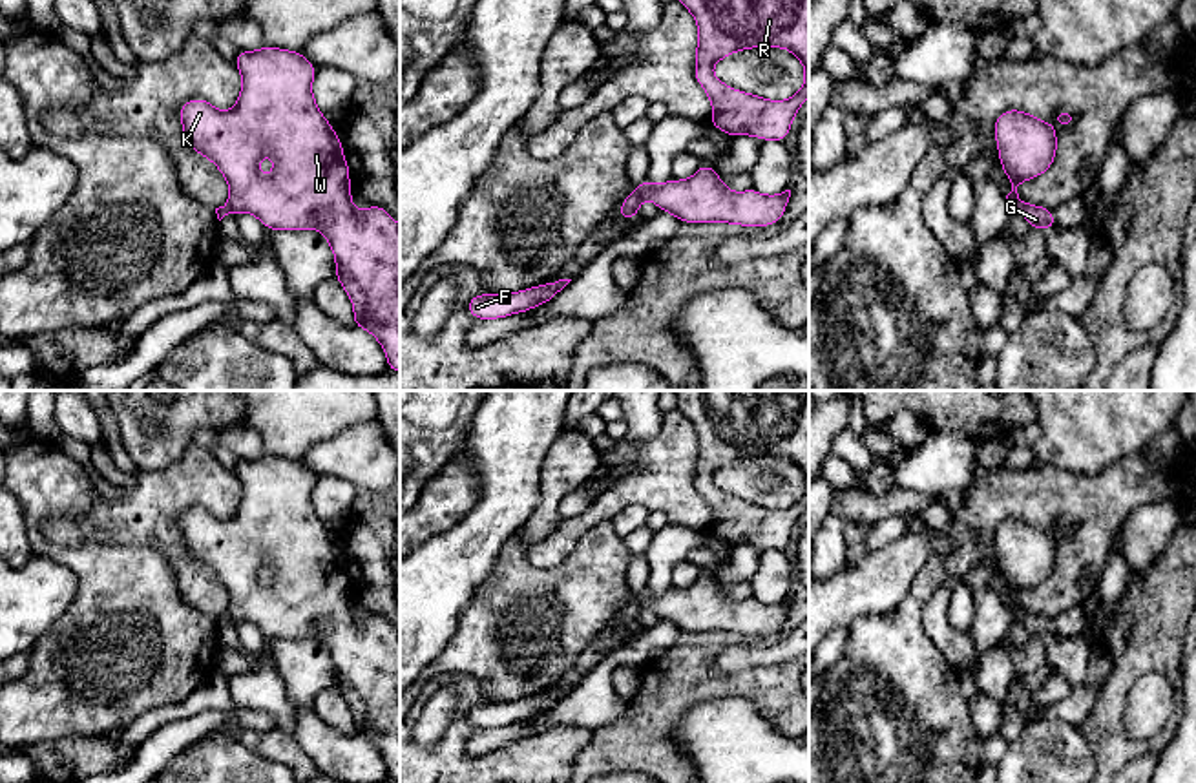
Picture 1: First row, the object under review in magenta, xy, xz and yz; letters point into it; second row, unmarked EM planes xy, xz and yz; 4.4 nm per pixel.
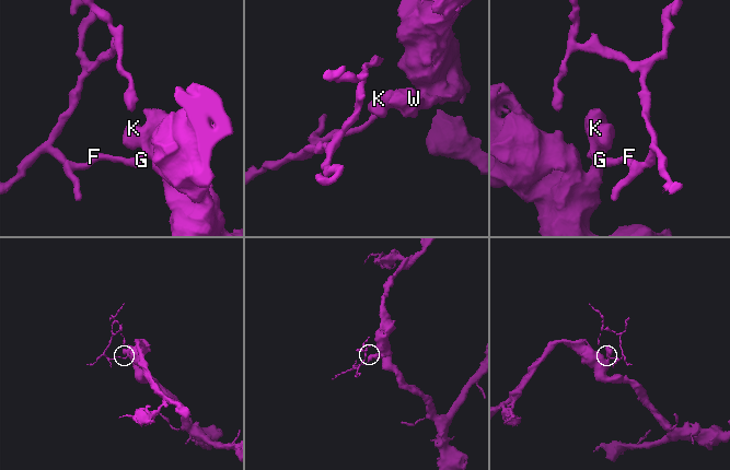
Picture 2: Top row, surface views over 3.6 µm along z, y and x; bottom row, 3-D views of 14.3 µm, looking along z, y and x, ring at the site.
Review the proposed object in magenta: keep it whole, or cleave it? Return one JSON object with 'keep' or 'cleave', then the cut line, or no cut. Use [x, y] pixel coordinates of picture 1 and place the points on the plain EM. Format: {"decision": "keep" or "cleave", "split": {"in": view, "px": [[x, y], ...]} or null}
{"decision": "cleave", "split": {"in": "xz", "px": [[634, 599], [641, 606]]}}

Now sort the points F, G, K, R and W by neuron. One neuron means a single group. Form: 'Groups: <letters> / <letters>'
Groups: F G / K R W

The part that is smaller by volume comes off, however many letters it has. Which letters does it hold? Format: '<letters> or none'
F, G

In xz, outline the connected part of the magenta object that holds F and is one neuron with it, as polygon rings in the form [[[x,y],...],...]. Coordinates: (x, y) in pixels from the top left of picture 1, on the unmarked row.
[[[570,690],[542,692],[513,703],[478,703],[466,710],[466,717],[475,728],[498,728],[517,721],[528,721],[537,714],[551,710]]]

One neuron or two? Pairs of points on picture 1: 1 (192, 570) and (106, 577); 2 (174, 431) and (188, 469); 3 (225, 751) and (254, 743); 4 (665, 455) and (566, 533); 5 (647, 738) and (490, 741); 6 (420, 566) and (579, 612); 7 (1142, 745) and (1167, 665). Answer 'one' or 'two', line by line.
1: two
2: two
3: two
4: one
5: two
6: two
7: one

